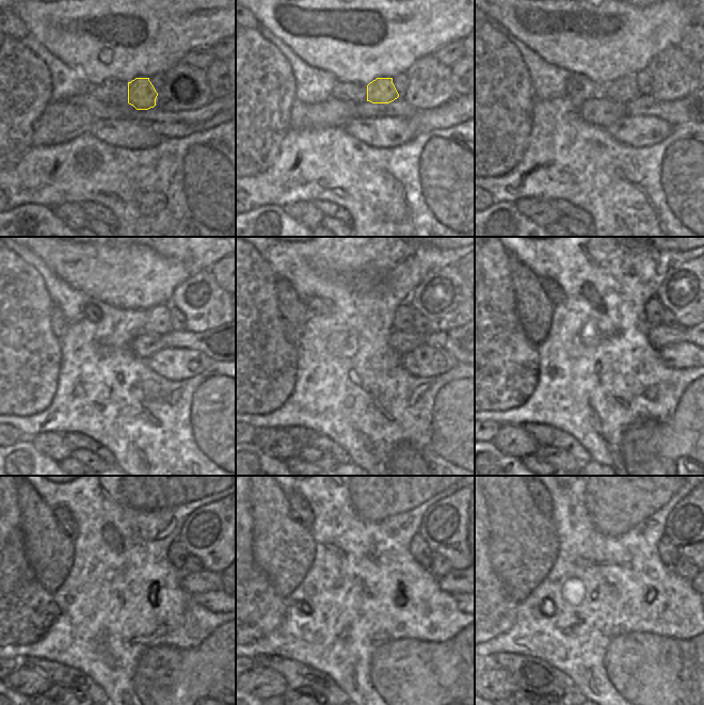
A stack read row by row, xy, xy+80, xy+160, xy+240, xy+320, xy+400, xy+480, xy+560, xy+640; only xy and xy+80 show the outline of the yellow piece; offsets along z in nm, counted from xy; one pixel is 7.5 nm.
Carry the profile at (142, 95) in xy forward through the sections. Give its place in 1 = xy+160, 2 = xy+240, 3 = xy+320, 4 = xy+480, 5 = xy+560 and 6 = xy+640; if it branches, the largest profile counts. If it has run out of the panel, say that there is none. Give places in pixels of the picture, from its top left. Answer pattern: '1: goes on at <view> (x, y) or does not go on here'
1: goes on at xy+160 (624, 90)
2: goes on at xy+240 (159, 317)
3: goes on at xy+320 (402, 320)
4: goes on at xy+480 (177, 554)
5: goes on at xy+560 (421, 553)
6: goes on at xy+640 (668, 554)

